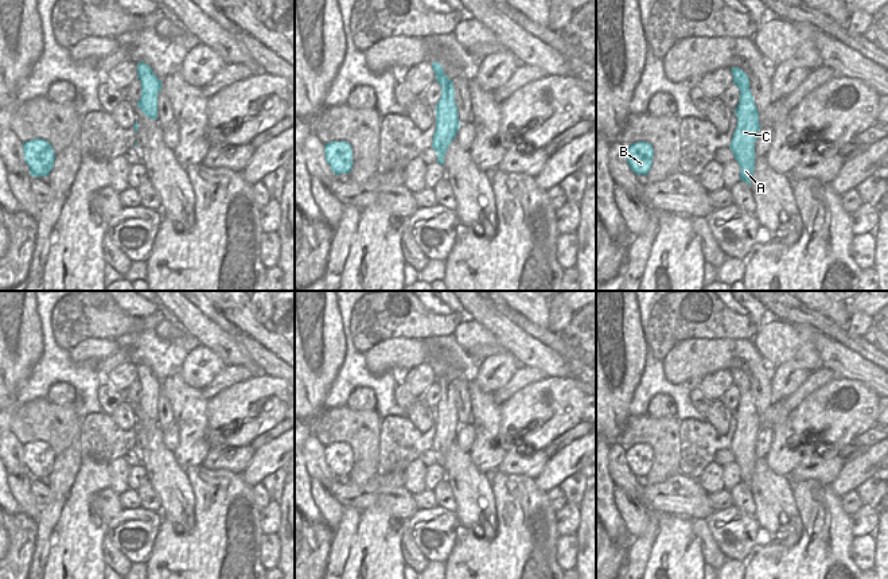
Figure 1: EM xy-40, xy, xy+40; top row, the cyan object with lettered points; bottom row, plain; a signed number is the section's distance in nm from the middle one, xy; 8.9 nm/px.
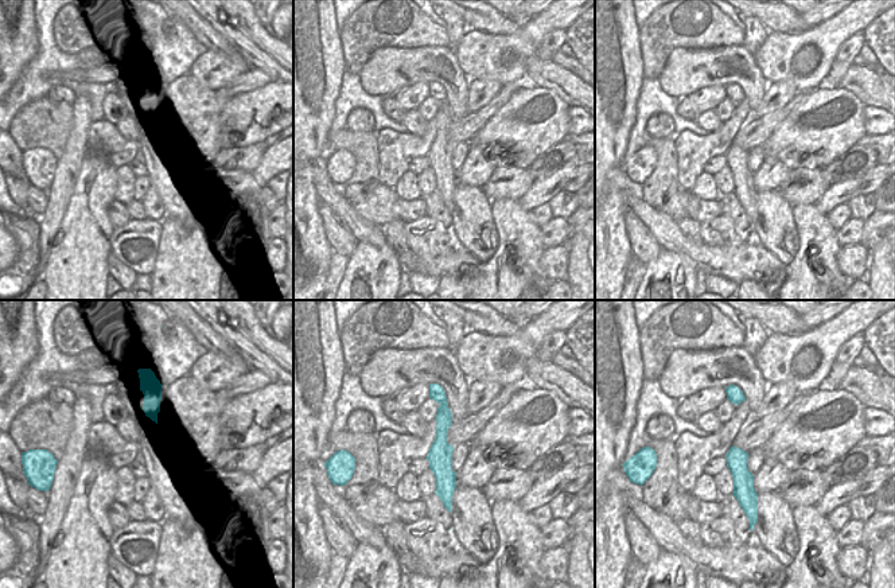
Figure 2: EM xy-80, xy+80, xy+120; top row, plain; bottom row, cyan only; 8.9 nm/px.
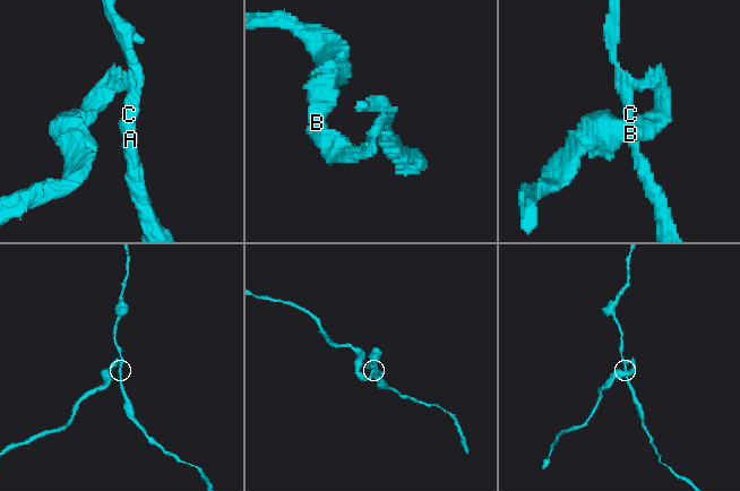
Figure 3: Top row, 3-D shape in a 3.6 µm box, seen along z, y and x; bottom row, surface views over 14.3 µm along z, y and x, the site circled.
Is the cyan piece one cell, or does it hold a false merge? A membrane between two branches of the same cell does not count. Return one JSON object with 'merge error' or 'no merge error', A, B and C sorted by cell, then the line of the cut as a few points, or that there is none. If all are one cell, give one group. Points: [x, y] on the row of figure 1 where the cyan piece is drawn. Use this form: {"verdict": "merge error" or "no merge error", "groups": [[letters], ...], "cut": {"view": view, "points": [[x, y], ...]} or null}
{"verdict": "merge error", "groups": [["A", "C"], ["B"]], "cut": {"view": "xy", "points": [[443, 74], [446, 85], [441, 90]]}}

